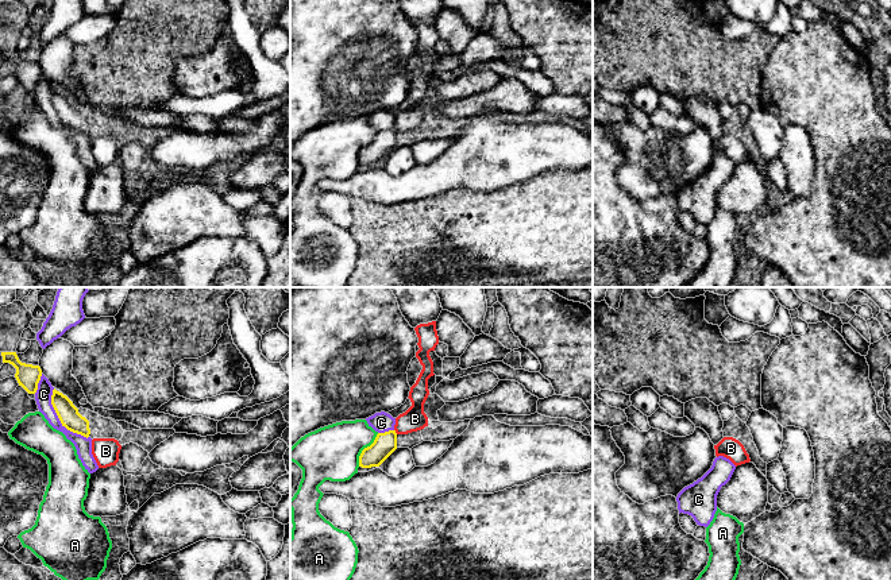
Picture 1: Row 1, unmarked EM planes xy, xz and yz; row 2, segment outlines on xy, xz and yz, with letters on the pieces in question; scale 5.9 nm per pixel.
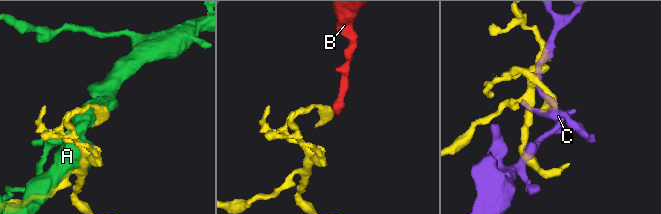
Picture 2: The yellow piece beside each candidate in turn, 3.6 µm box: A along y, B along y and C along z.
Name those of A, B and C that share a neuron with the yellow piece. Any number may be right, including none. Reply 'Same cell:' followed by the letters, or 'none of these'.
Same cell: none of these

